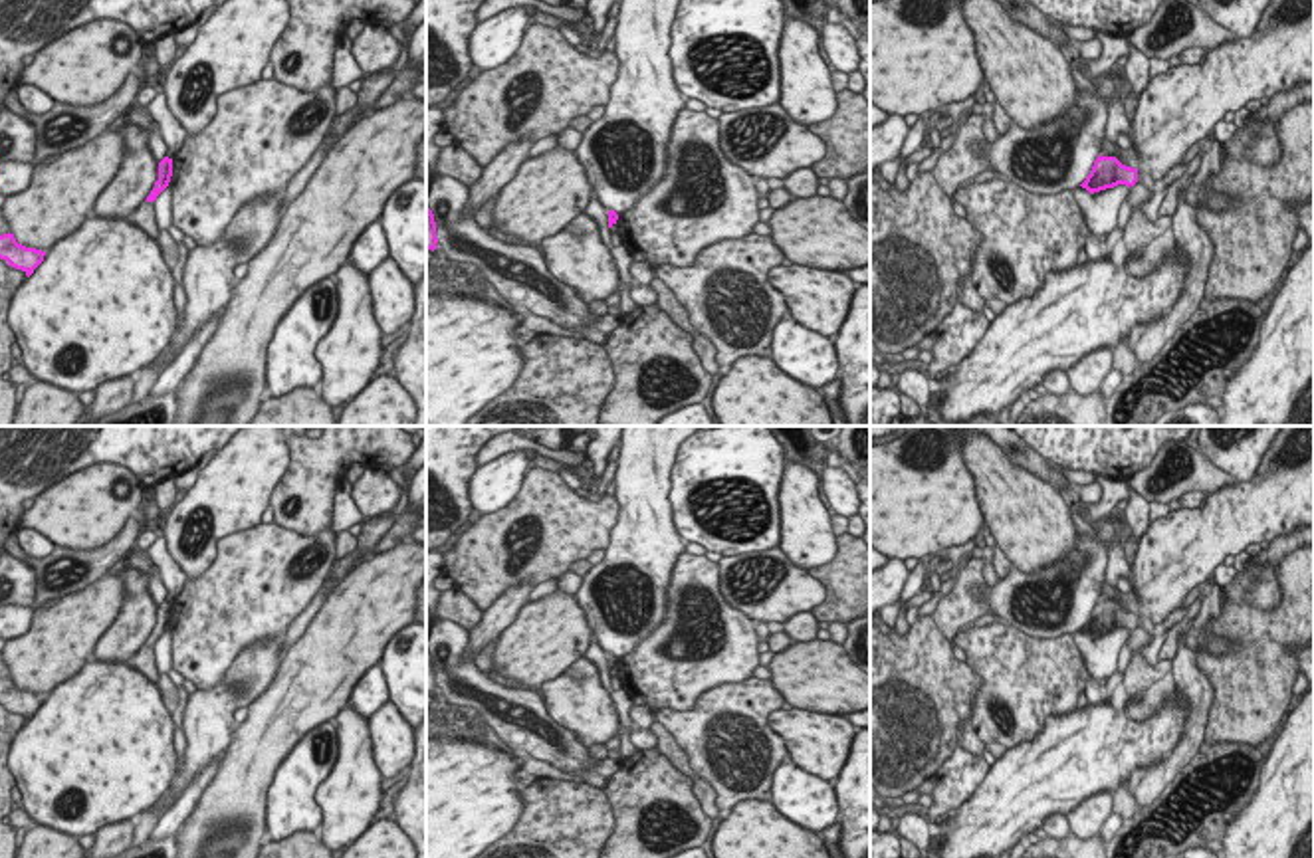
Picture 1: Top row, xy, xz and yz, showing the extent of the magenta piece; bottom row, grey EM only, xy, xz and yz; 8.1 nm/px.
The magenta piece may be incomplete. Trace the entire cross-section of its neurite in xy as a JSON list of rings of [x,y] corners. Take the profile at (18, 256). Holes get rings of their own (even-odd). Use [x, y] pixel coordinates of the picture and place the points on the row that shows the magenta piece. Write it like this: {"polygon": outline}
{"polygon": [[[14,234],[0,236],[0,260],[6,260],[8,266],[22,269],[28,277],[44,262],[46,252],[36,248],[26,248],[16,242]]]}

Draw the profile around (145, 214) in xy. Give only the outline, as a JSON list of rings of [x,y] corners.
[[[143,202],[133,216],[133,222],[145,228],[151,236],[159,236],[159,220],[157,220],[157,204],[155,202]]]

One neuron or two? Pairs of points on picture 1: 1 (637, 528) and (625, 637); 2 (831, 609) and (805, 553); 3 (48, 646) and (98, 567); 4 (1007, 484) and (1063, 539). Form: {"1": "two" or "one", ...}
{"1": "one", "2": "two", "3": "two", "4": "one"}

